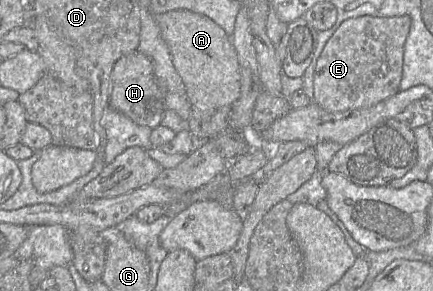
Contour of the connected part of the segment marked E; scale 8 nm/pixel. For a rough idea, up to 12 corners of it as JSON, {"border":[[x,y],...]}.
{"border":[[408,16],[343,21],[313,102],[338,113],[398,93]]}

